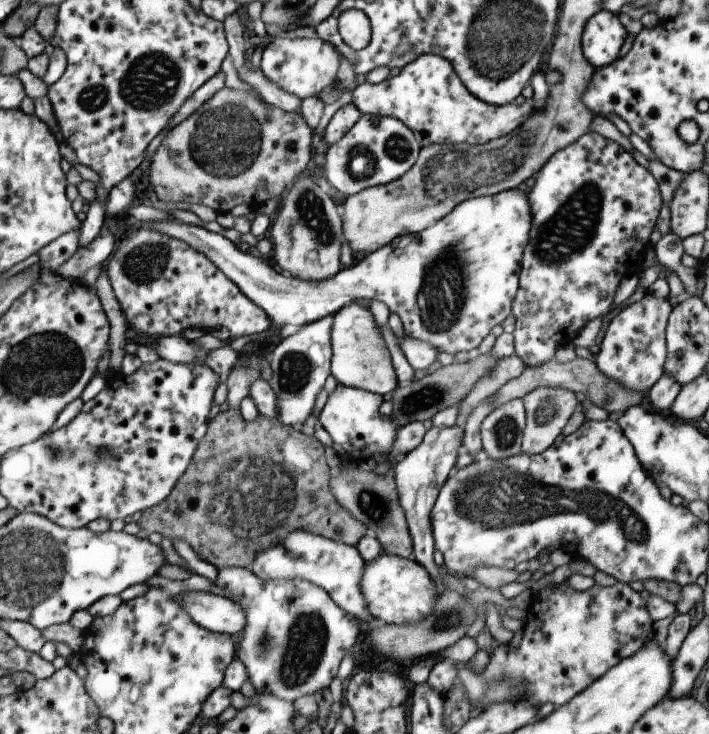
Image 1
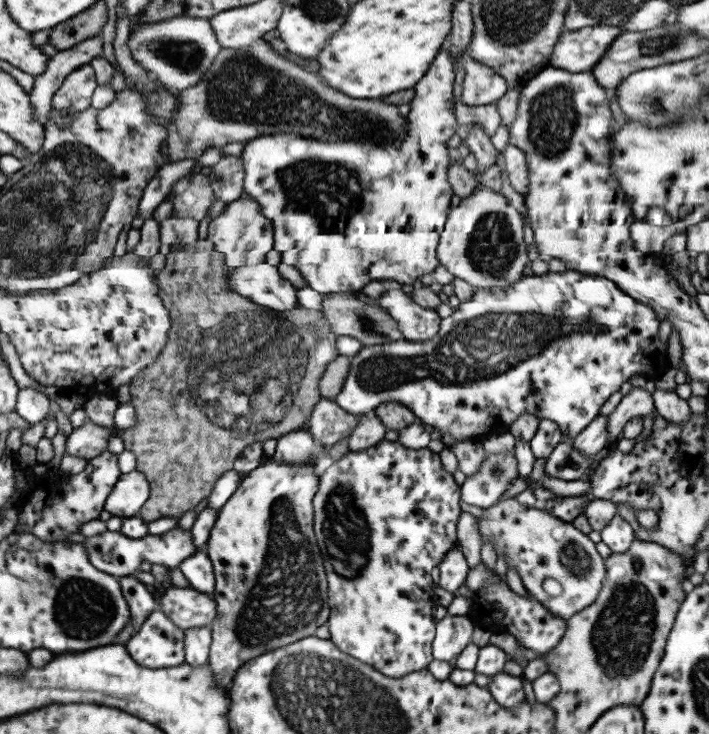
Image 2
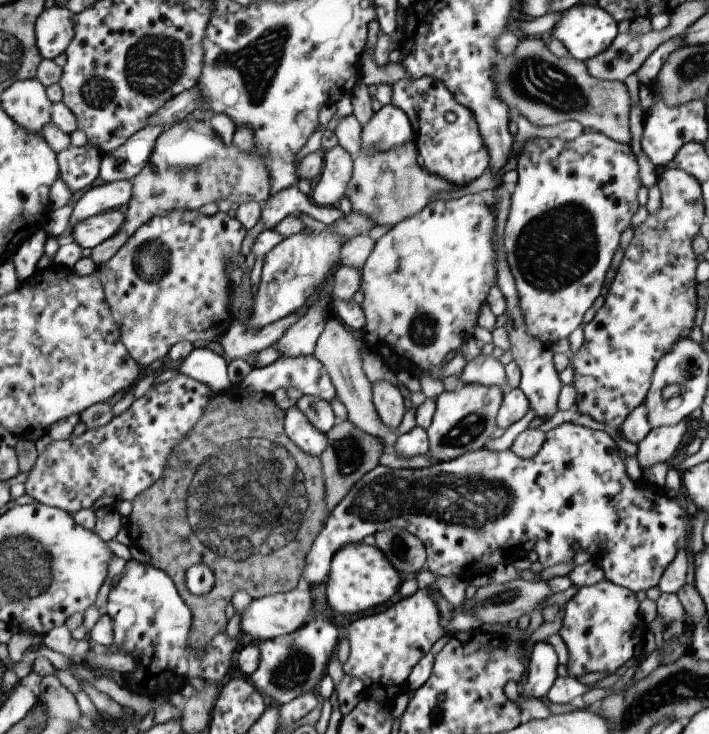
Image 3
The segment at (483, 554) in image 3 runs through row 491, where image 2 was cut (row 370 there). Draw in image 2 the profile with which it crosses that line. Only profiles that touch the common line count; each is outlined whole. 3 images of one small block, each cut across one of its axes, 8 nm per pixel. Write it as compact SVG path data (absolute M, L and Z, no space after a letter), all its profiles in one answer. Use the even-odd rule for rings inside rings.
M567 268L563 272L547 271L545 274L540 275L521 276L517 282L513 282L513 284L509 284L505 288L474 288L469 301L459 303L449 316L440 319L439 330L435 332L436 336L433 336L430 340L412 342L399 339L388 344L362 347L355 355L350 357L349 372L345 376L344 385L341 386L339 394L336 394L335 398L333 398L333 402L341 410L355 416L363 413L370 414L377 405L383 402L399 402L409 408L415 418L422 423L430 424L437 429L440 432L439 440L441 440L445 448L448 448L455 441L465 439L478 439L480 441L491 433L503 432L523 413L529 413L535 418L554 422L561 434L573 439L599 415L599 408L601 408L603 402L607 400L610 394L617 392L621 384L629 376L641 372L654 376L666 368L664 358L667 349L658 340L658 324L655 312L651 308L647 308L645 304L641 304L631 296L627 296L611 280L601 276L586 275Z

